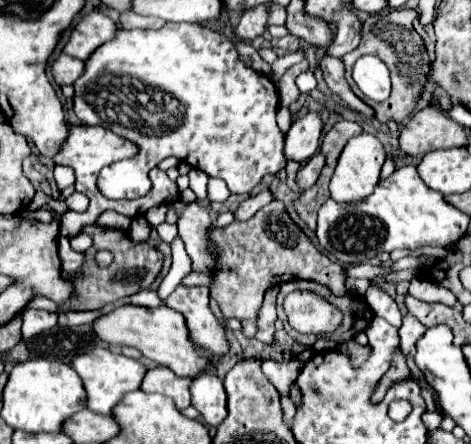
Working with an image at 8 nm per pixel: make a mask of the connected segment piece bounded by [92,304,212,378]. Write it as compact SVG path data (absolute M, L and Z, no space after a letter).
M126 304L106 316L100 316L92 324L92 328L100 336L100 340L104 340L106 344L134 346L146 358L150 358L152 362L156 362L160 366L168 366L178 376L196 378L210 370L212 358L208 358L200 348L196 348L196 344L192 344L192 340L188 336L188 328L184 324L184 316L180 316L180 312L168 308L166 304L160 304L155 308Z

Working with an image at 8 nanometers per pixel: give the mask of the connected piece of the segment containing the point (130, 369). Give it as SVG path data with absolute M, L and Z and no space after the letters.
M96 348L90 350L86 354L80 354L74 362L72 362L74 370L80 374L84 388L86 388L86 408L90 408L92 412L100 412L110 416L114 406L124 398L124 394L134 392L140 388L144 374L148 372L144 364L140 364L138 360L126 358L110 348Z

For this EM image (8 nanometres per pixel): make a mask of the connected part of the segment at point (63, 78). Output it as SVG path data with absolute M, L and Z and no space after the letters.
M60 54L58 60L52 64L52 76L54 82L64 86L64 84L74 84L84 72L84 62L76 60L68 54Z

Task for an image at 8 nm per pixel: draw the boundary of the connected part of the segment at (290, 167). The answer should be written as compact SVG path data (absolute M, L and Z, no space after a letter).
M288 161L285 167L287 178L286 182L288 182L288 188L292 190L292 192L296 192L296 194L300 194L302 190L298 188L298 184L296 184L296 174L300 168L300 164L294 161Z

